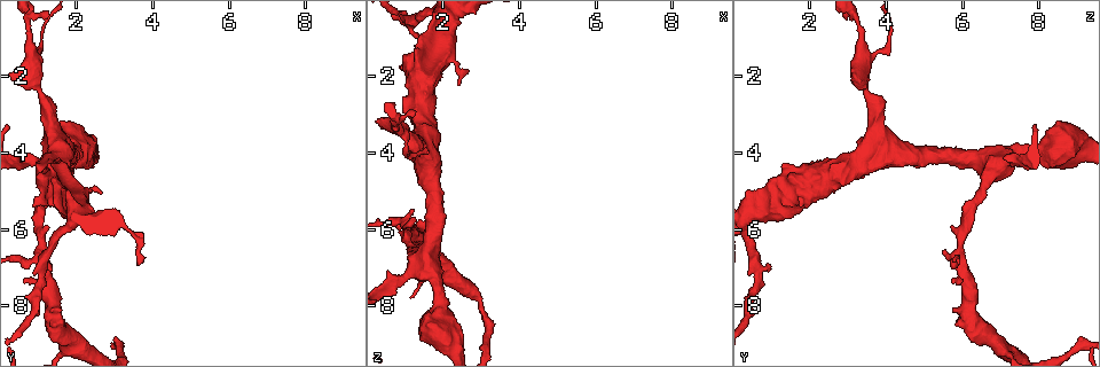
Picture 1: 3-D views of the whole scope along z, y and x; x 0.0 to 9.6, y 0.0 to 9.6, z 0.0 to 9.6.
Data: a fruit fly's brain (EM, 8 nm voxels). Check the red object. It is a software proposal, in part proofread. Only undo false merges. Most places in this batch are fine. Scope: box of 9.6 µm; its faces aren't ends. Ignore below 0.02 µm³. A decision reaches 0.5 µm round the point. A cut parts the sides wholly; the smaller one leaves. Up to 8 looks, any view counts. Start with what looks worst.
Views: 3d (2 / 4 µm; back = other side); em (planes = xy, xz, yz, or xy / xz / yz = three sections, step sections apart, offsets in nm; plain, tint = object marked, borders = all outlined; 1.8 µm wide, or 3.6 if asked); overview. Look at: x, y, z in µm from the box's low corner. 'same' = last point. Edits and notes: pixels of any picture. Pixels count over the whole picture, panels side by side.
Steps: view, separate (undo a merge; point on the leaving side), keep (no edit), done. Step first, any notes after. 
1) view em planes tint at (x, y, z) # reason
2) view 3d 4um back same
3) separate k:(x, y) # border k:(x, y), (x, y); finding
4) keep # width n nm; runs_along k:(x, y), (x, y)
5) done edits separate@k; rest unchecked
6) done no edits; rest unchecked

view 3d 4um back at (1.35, 4.65, 1.40) # abrupt turn

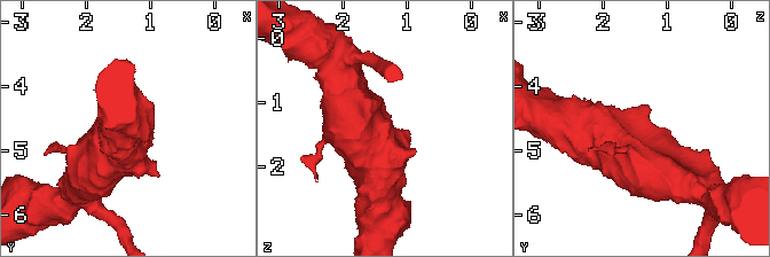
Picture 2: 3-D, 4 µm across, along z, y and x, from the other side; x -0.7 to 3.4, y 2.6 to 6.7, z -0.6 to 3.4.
view em planes plain same # need the tissue

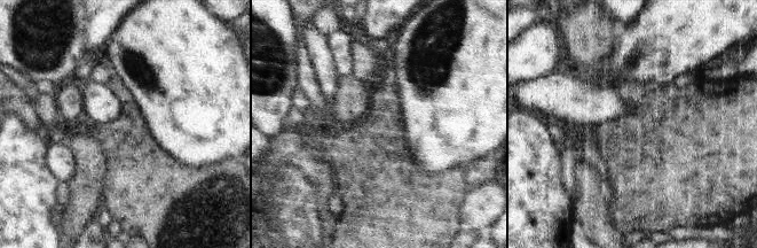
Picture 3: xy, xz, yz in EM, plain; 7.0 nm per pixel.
view em planes tint same

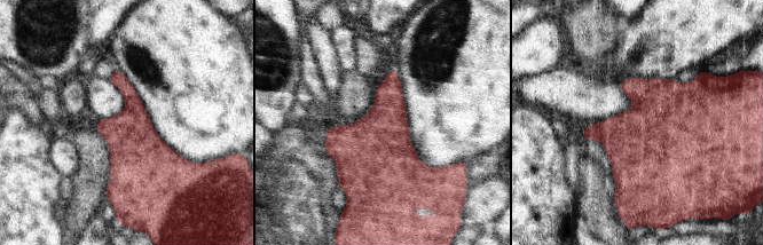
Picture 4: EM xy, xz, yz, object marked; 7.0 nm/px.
keep # width 360 nm; all the same cell

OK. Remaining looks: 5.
view em yz step 4 tint at (0.90, 2.25, 3.40) # two arms in line, one across

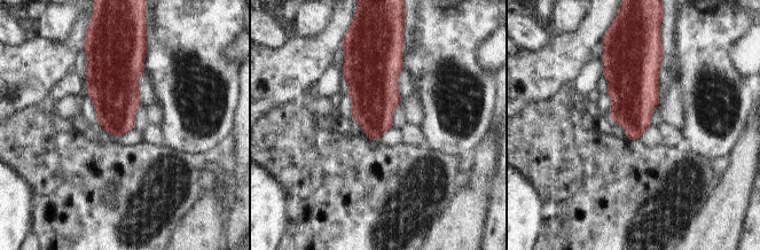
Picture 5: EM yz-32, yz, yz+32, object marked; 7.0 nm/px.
keep # one cell here

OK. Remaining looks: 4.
view em 3.6um planes tint at (1.10, 6.65, 5.90)

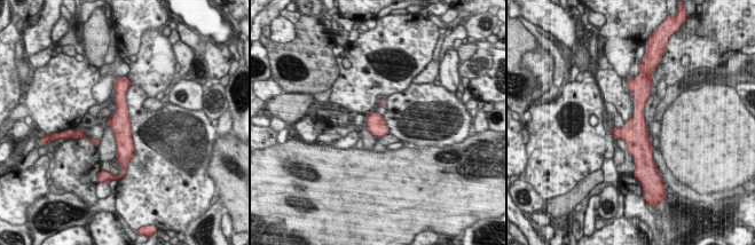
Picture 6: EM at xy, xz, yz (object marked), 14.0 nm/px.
keep # runs_along 6:(120, 93), (123, 159); all the same cell

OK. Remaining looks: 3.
done no edits; rest unchecked

